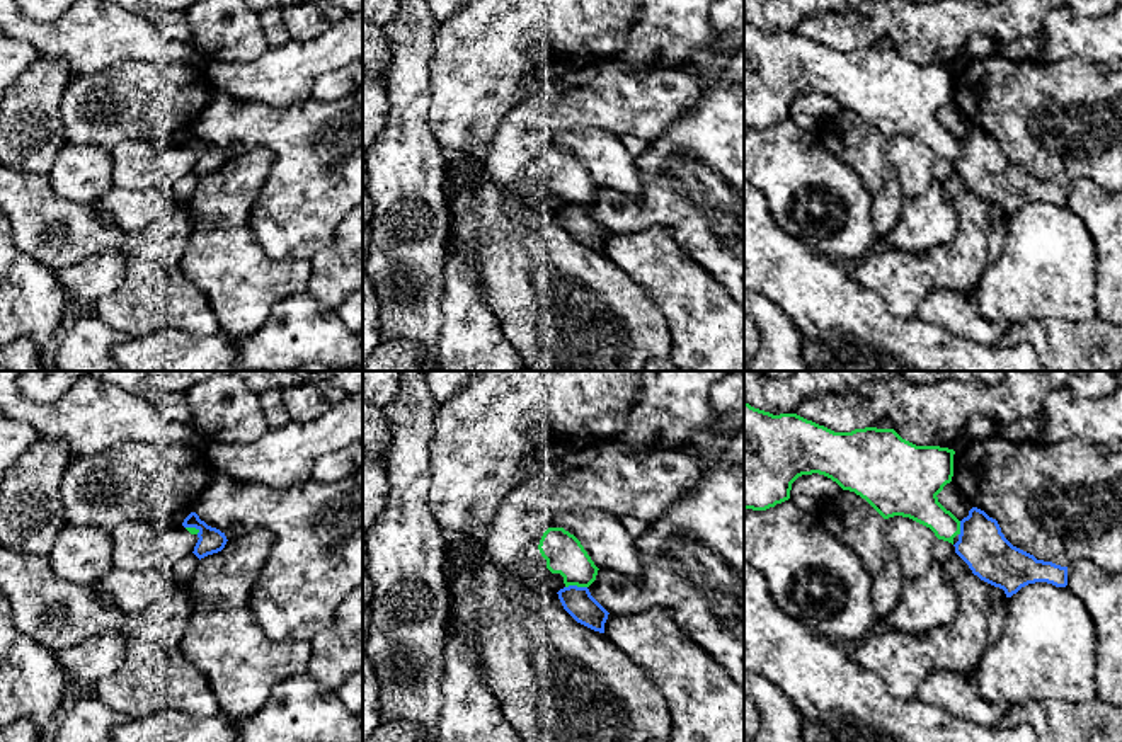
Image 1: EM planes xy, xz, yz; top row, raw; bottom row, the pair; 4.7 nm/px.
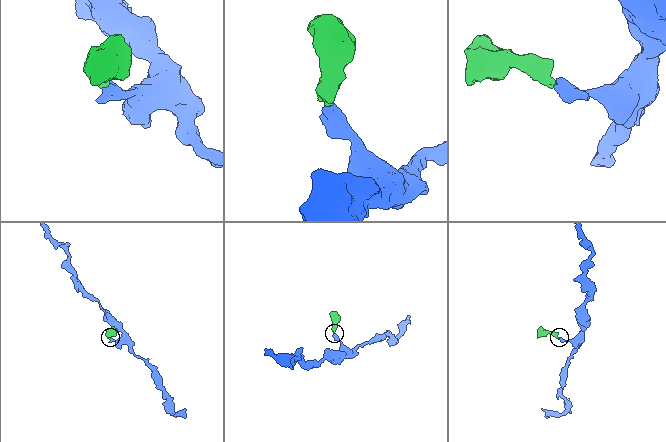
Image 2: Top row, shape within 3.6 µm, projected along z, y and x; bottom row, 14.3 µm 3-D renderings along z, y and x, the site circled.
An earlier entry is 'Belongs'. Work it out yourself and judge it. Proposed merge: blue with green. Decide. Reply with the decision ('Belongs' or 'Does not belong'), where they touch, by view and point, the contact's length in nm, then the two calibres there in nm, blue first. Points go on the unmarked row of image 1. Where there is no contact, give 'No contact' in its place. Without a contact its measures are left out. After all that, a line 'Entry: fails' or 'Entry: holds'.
Does not belong. Touches blue at xz (576, 205). Shared border 100 nm. Thickness 140 nm (blue) against 190 nm
Entry: fails

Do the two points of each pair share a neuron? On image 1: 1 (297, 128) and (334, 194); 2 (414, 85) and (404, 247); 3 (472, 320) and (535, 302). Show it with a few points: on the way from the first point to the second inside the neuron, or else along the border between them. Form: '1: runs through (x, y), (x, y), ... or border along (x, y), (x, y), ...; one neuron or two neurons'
1: runs through (307, 145), (319, 159), (320, 177); one neuron
2: runs through (407, 126), (407, 206); one neuron
3: border along (477, 276), (482, 298), (515, 348); two neurons

